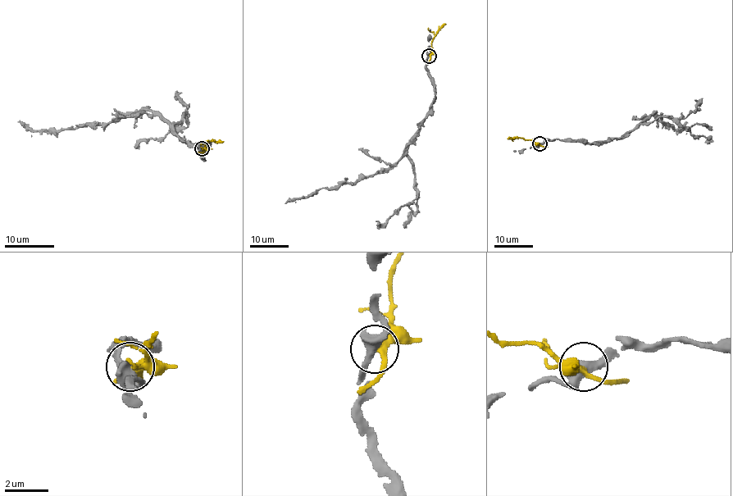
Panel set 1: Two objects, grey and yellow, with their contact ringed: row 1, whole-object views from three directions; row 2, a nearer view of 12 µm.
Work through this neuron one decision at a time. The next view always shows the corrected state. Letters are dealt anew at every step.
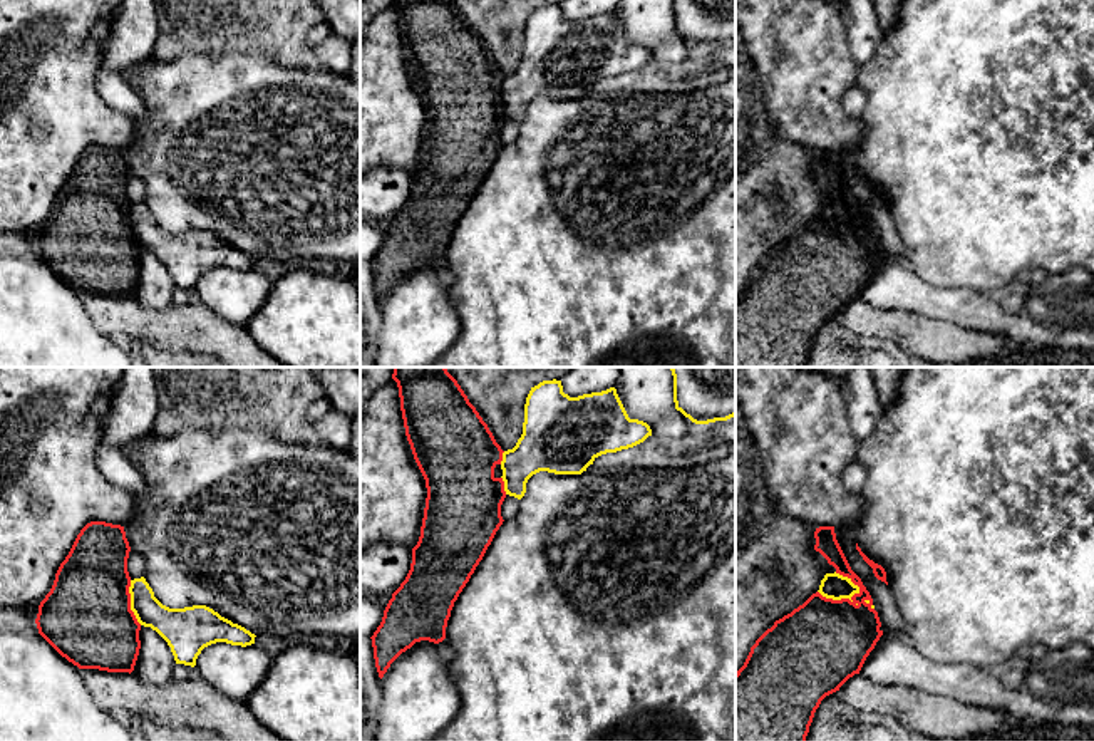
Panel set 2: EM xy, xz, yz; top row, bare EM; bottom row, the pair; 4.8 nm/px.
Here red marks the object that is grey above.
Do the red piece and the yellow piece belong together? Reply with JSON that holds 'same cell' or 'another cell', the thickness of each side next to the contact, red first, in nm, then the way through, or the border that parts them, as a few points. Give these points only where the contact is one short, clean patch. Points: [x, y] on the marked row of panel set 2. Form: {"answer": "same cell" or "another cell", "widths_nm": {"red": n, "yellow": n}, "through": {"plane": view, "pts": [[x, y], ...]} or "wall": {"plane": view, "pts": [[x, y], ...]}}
{"answer": "another cell", "widths_nm": {"red": 420, "yellow": 120}, "wall": {"plane": "yz", "pts": [[860, 587], [850, 597], [840, 599], [826, 599], [818, 592]]}}

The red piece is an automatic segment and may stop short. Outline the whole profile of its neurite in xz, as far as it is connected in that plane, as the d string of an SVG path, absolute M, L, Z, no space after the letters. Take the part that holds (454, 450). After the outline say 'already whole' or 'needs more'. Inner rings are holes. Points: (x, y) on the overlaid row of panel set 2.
M392 367L392 379L397 382L400 411L405 436L410 444L414 459L426 479L427 498L421 536L412 548L412 563L405 580L392 593L384 617L374 632L372 647L379 677L382 679L390 664L415 642L429 640L439 644L446 639L446 627L451 610L459 593L469 582L476 567L482 560L496 531L503 525L501 505L506 498L503 478L494 476L494 468L503 461L503 449L496 443L488 424L482 421L476 407L457 381L446 367Z | already whole

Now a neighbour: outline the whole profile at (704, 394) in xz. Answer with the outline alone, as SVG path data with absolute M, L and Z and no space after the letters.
M668 367L673 402L695 424L735 416L735 367Z

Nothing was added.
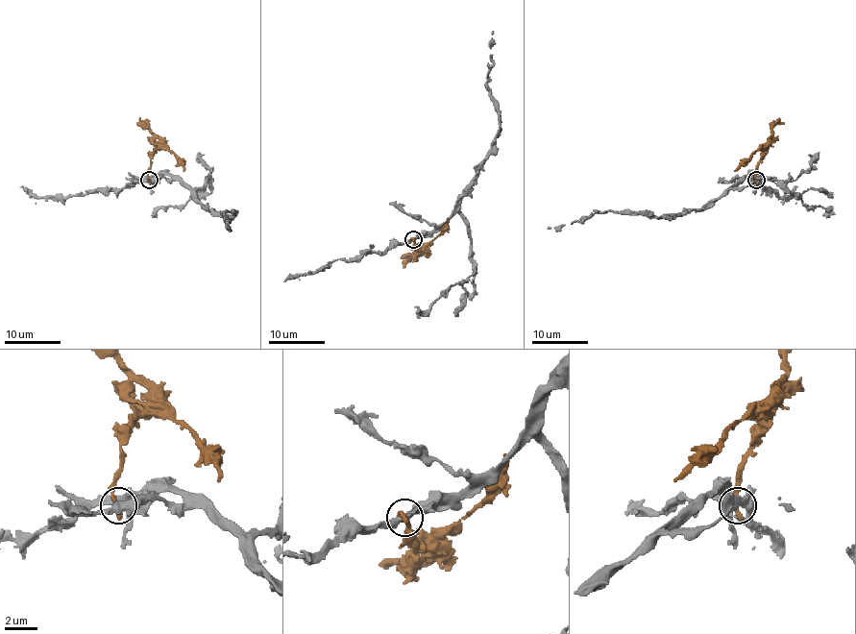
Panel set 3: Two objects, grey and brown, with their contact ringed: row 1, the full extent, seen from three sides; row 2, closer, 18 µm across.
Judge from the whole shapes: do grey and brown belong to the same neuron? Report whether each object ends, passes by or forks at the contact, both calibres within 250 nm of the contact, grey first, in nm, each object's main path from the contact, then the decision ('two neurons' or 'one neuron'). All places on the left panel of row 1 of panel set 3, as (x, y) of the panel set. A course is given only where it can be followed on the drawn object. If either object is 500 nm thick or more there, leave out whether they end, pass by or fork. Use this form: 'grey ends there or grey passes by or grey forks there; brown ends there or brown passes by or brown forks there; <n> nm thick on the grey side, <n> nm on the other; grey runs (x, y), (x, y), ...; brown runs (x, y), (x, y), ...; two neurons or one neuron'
grey passes by; brown ends there; 360 nm thick on the grey side, 280 nm on the other; grey runs (149, 180), (173, 174), (207, 208), (227, 217), (235, 213), (223, 213), (230, 229); brown runs (149, 180), (152, 153), (158, 149), (165, 149), (175, 156), (183, 171); two neurons

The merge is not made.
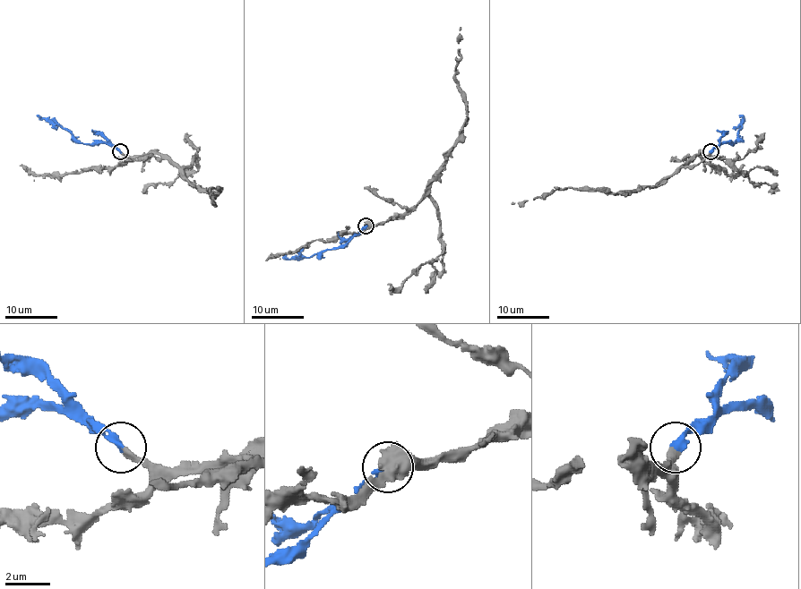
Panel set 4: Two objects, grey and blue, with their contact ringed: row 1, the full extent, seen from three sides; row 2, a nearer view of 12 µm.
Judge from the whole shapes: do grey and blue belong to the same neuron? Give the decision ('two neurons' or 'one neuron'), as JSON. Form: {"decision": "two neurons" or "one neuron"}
{"decision": "one neuron"}

